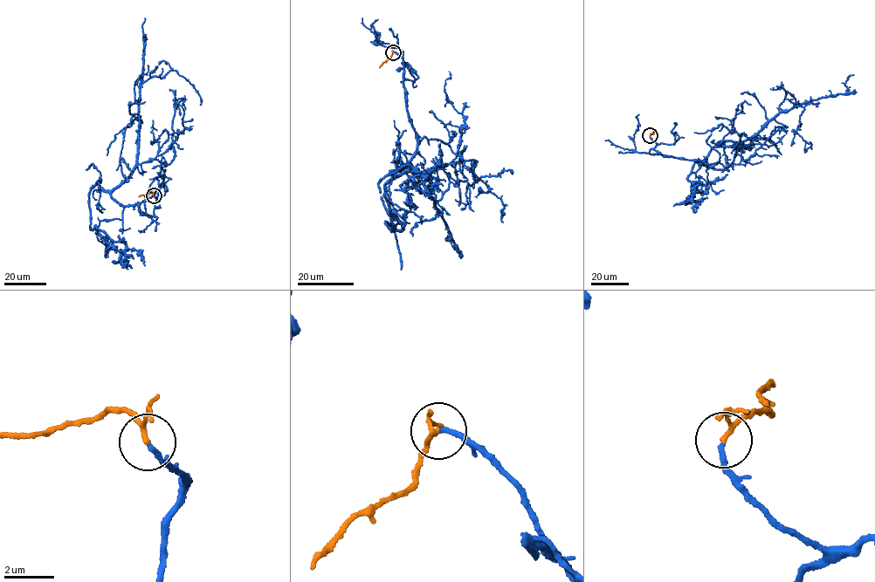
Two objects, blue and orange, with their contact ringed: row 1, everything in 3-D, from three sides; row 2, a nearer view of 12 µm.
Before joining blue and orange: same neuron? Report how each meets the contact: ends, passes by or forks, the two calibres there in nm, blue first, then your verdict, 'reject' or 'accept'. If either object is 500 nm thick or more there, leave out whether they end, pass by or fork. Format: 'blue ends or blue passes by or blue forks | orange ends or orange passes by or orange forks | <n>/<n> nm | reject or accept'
blue ends | orange passes by | 190/140 nm | accept

